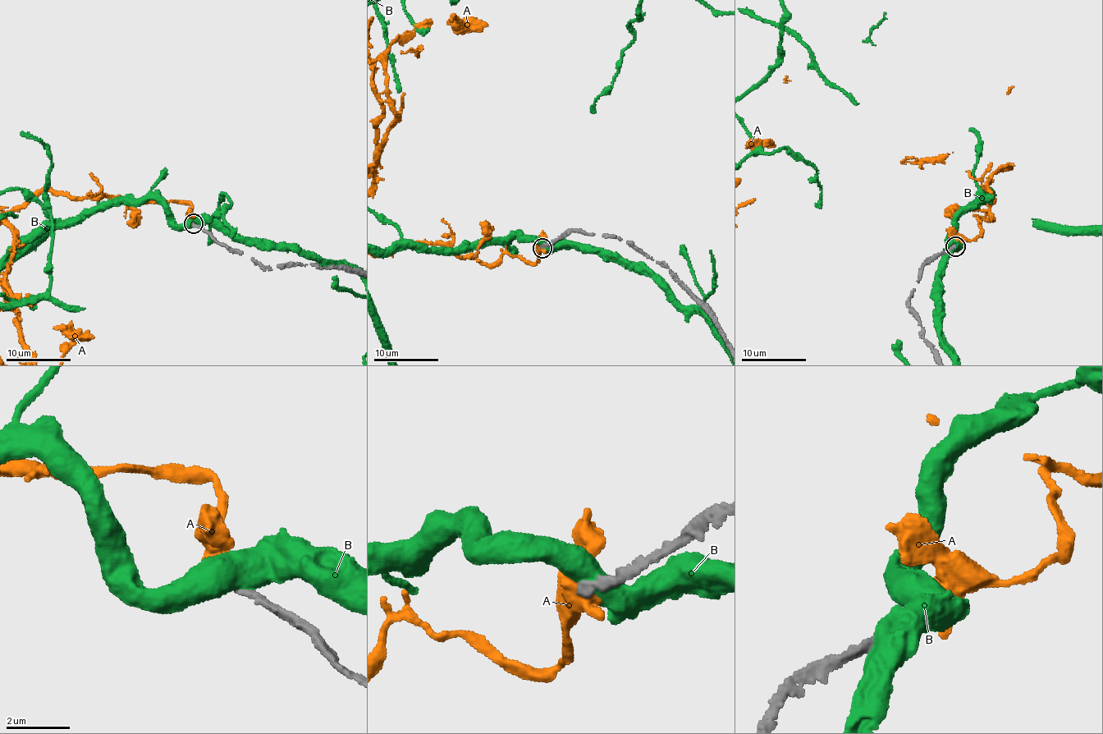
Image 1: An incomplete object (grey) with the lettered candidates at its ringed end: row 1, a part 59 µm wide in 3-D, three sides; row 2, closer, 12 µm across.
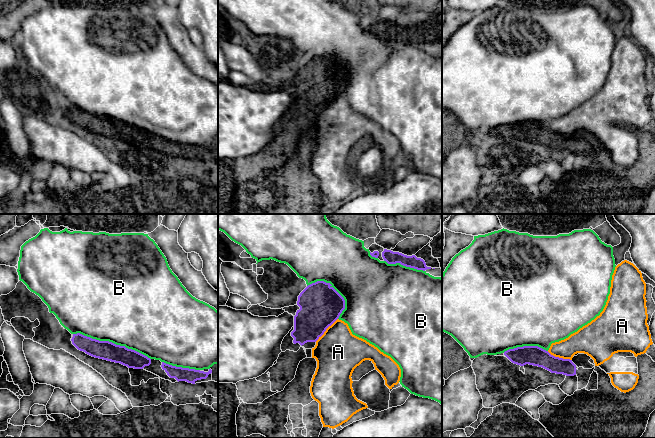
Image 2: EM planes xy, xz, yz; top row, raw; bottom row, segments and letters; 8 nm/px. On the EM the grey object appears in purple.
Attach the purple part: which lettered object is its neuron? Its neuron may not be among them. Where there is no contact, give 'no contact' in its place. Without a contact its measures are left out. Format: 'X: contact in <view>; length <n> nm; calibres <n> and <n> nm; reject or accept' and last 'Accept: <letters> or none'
A: contact in xz; length 260 nm; calibres 340 and 380 nm; reject
B: contact in xy; length 650 nm; calibres 150 and 500 nm; reject
Accept: none

